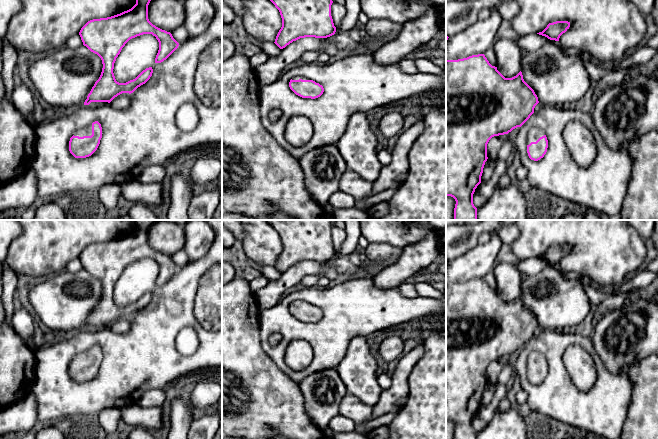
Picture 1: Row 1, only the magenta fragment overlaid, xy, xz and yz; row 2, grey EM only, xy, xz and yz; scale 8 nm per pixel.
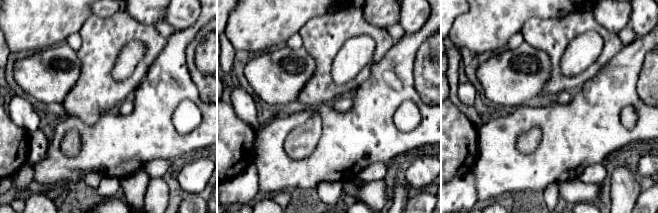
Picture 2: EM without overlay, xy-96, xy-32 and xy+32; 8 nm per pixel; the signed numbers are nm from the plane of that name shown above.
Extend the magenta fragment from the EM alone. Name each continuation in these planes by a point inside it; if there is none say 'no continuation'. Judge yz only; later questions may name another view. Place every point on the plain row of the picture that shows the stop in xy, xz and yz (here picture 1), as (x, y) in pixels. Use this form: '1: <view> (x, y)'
1: yz (535, 357)

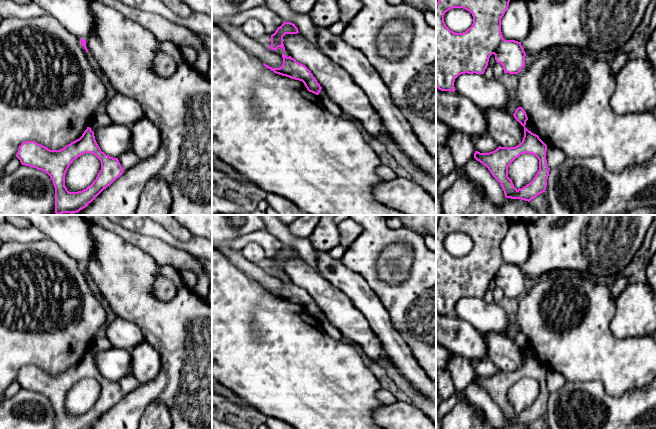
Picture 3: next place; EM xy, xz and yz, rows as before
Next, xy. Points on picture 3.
no continuation

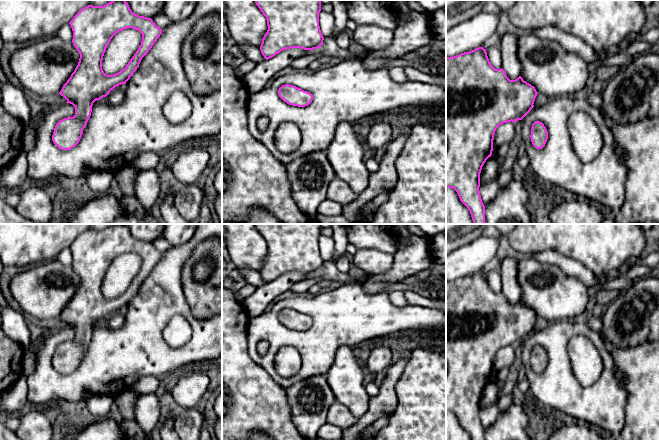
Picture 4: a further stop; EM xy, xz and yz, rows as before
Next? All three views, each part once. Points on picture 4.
no continuation

